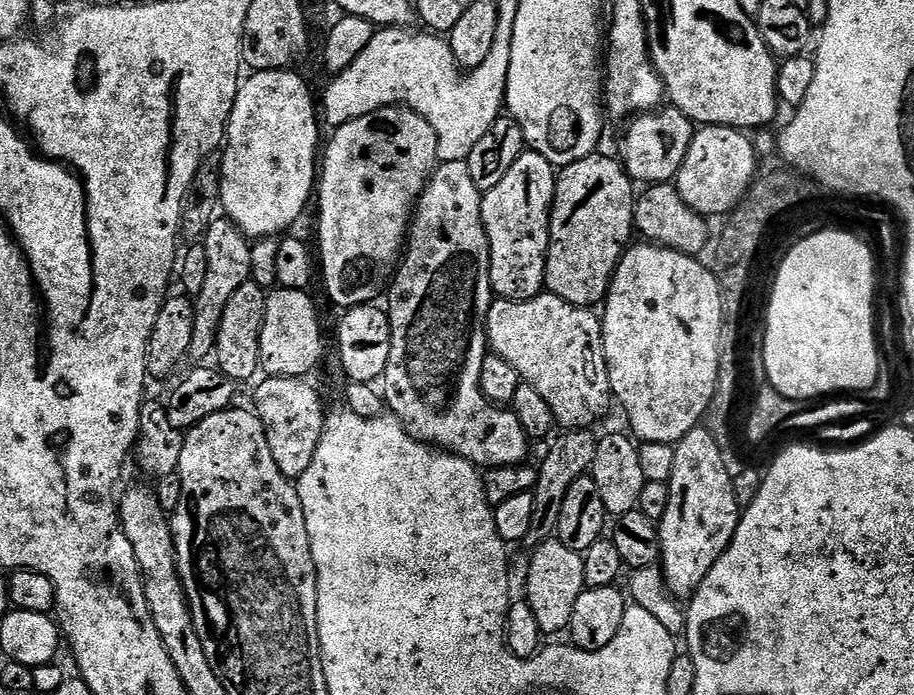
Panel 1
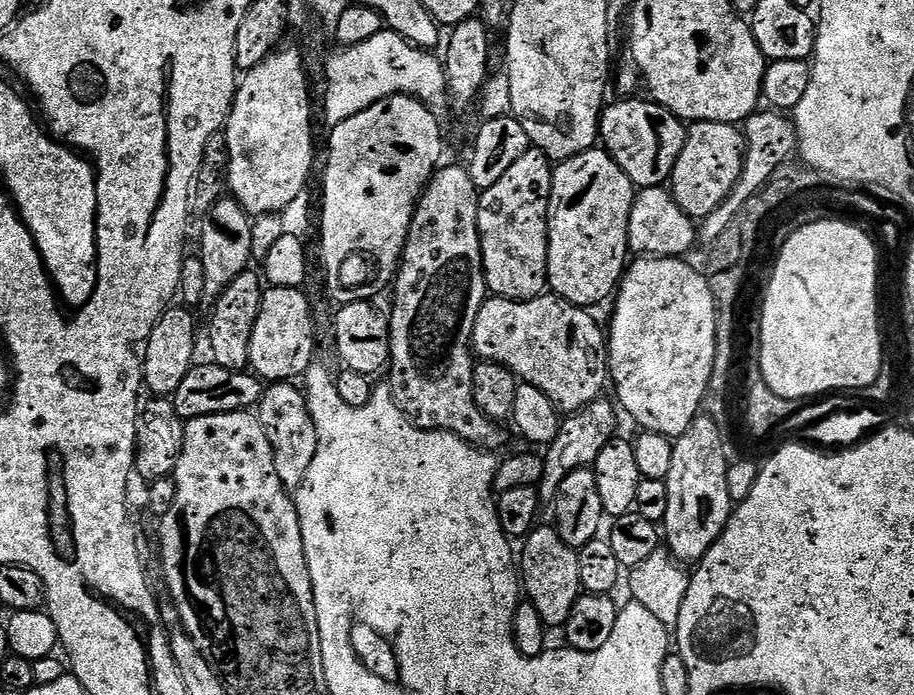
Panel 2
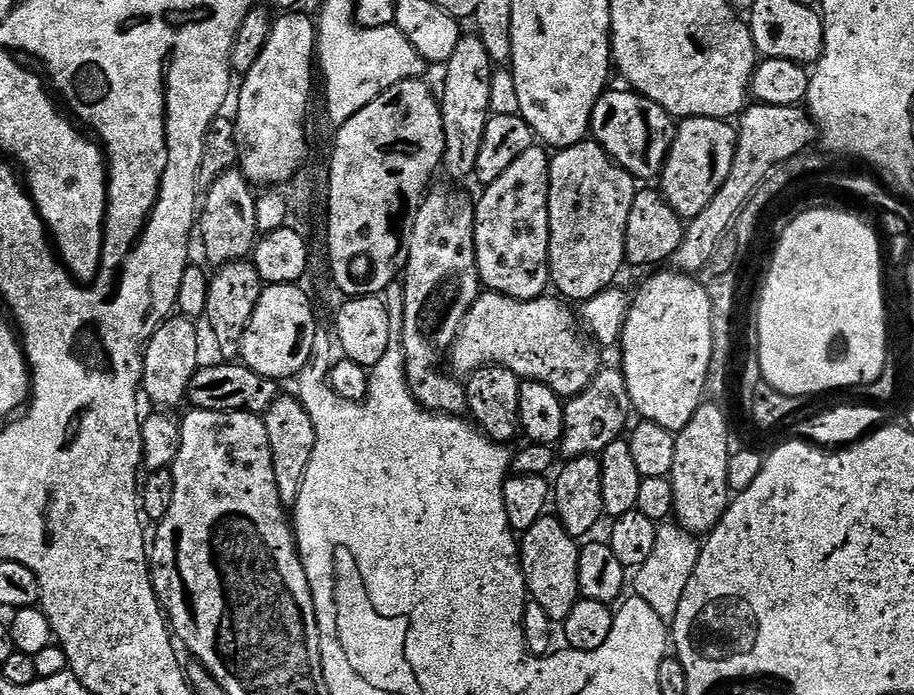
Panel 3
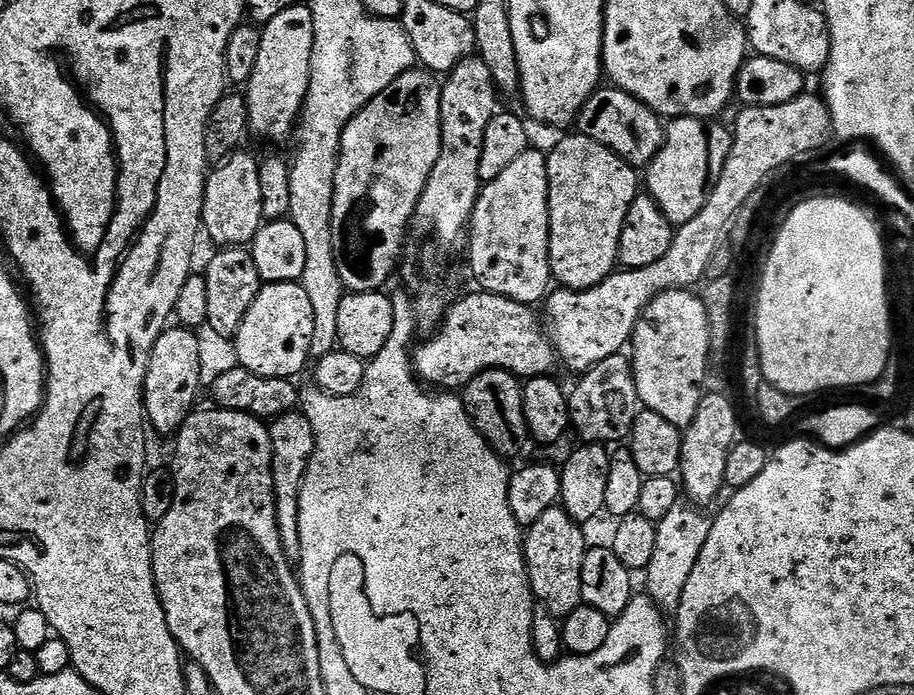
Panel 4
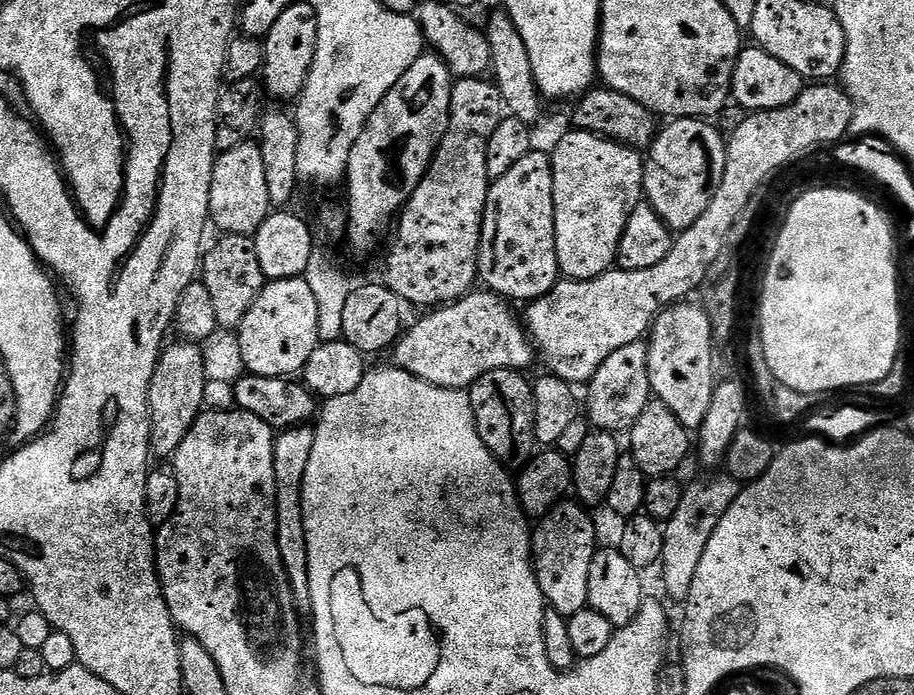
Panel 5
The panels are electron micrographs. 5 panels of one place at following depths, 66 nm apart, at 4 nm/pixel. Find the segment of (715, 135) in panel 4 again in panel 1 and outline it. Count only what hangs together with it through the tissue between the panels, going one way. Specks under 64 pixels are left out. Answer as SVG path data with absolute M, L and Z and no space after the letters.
M721 124L701 127L693 135L686 162L682 162L674 181L678 194L682 194L682 202L686 202L690 210L705 218L724 218L748 195L758 176L758 153L755 143L744 136L747 135L741 129L727 128Z

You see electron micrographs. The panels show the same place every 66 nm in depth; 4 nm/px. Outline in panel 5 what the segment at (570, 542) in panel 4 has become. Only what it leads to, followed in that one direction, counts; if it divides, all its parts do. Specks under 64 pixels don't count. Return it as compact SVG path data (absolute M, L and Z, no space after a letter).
M579 502L568 503L554 505L532 532L532 565L536 568L544 603L566 618L588 607L590 562L598 551L596 524L588 517L589 509Z

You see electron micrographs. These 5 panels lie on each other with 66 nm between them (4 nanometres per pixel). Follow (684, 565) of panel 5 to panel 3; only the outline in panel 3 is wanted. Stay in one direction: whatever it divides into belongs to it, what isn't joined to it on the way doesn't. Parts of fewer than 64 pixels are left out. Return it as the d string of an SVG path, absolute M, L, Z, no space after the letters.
M665 521L657 527L654 549L650 558L633 573L633 593L649 603L654 612L667 624L677 616L678 605L687 583L690 582L690 575L697 566L701 547L701 541L693 533L685 531L679 523Z

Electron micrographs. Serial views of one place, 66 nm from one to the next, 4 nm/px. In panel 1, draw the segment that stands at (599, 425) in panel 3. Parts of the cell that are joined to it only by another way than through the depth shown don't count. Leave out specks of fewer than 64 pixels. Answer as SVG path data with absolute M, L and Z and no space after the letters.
M569 429L551 441L552 446L537 467L536 482L532 491L534 516L531 518L530 533L524 541L527 547L535 548L555 535L566 492L578 477L585 475L592 467L597 441L597 437L592 434L587 429Z

